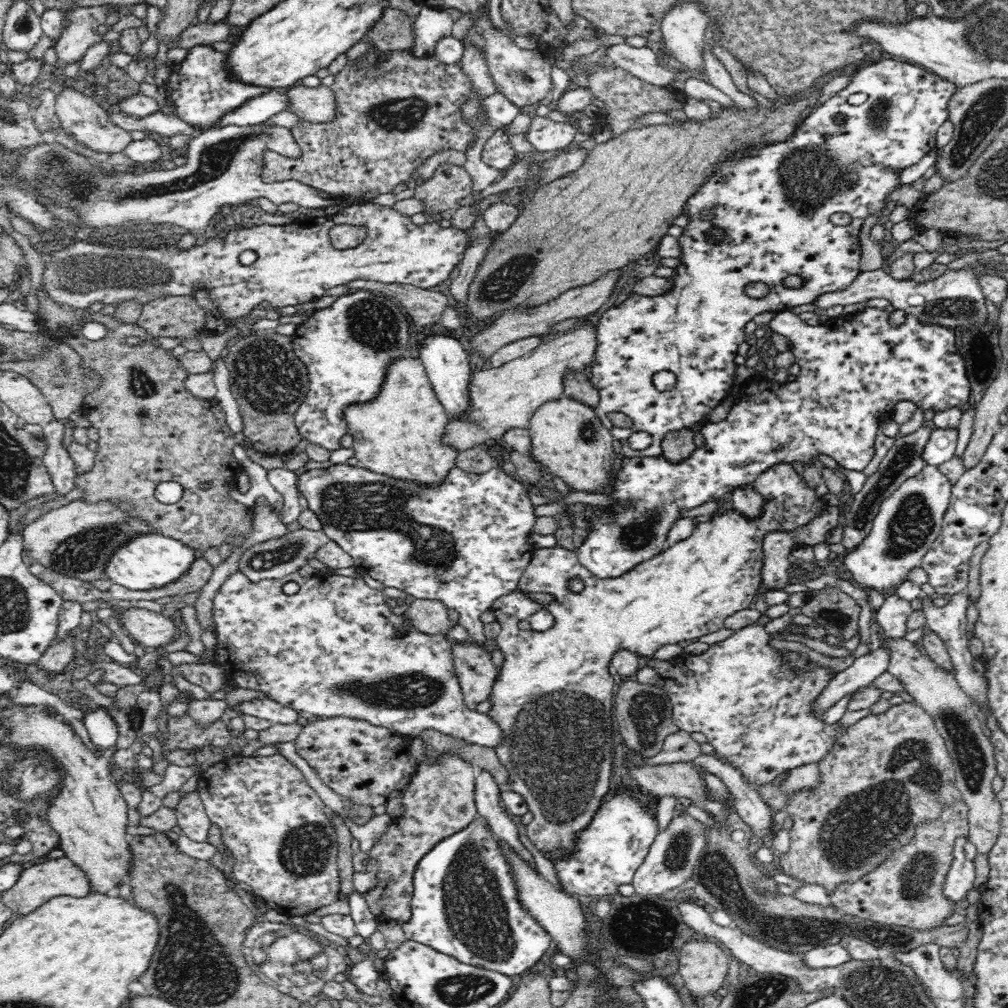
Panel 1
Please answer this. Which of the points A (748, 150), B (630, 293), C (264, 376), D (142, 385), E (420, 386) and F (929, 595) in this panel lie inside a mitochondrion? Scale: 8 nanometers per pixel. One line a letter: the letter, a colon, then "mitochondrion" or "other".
A: other
B: other
C: mitochondrion
D: mitochondrion
E: other
F: other

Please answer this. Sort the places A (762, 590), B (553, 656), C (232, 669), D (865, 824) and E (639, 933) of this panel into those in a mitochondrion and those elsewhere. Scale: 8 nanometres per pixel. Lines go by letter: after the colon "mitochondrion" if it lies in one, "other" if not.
A: other
B: other
C: other
D: mitochondrion
E: mitochondrion

